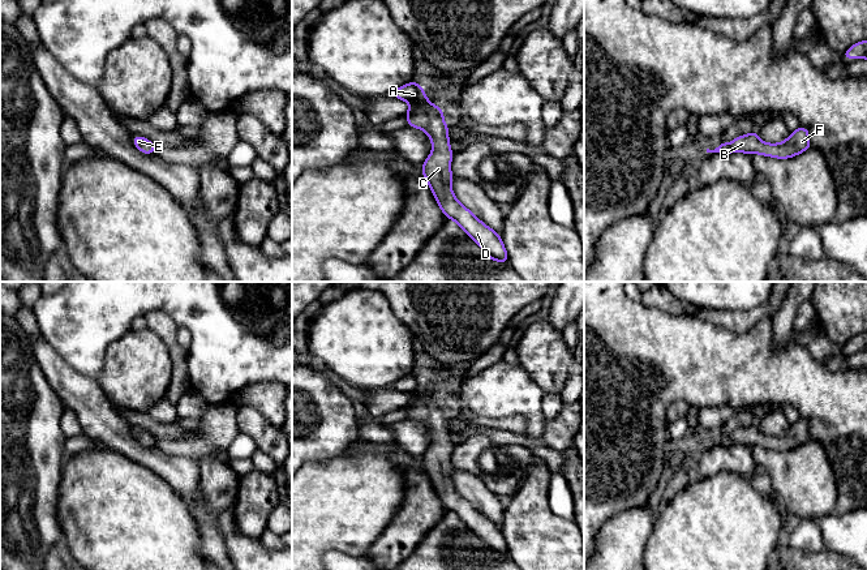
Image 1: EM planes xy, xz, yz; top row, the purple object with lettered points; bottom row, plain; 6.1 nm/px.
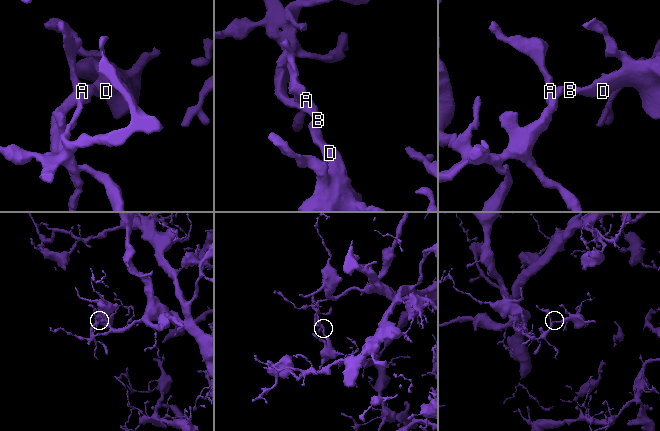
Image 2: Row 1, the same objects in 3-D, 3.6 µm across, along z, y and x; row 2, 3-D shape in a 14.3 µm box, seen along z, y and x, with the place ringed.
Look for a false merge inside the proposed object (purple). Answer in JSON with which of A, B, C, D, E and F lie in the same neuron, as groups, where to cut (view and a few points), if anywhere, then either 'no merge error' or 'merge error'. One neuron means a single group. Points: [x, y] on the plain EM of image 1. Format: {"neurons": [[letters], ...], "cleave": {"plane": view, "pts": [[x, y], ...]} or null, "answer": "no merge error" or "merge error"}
{"neurons": [["A", "B", "C", "D", "E", "F"]], "cleave": null, "answer": "no merge error"}

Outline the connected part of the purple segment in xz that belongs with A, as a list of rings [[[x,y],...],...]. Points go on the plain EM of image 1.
[[[413,373],[395,381],[391,386],[399,393],[411,395],[404,406],[408,411],[407,417],[424,423],[432,432],[432,446],[422,455],[421,463],[445,509],[456,514],[484,541],[488,550],[508,556],[501,527],[484,517],[454,488],[451,480],[454,467],[450,462],[454,446],[447,428],[448,419],[443,412],[445,402],[430,395],[421,377]]]

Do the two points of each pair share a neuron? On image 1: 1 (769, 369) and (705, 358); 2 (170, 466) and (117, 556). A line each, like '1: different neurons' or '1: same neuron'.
1: same neuron
2: different neurons

